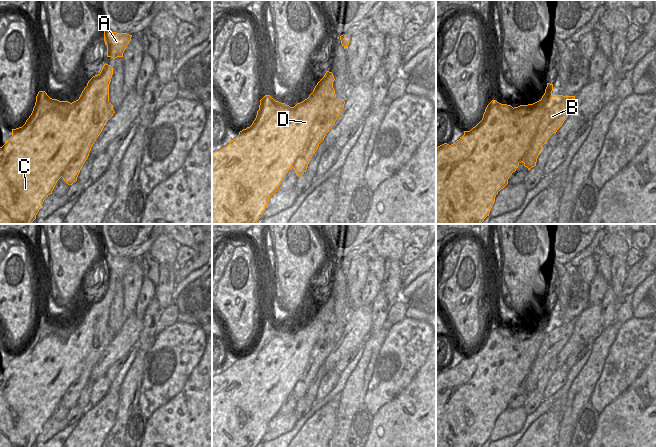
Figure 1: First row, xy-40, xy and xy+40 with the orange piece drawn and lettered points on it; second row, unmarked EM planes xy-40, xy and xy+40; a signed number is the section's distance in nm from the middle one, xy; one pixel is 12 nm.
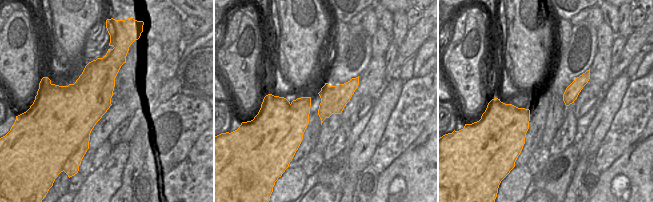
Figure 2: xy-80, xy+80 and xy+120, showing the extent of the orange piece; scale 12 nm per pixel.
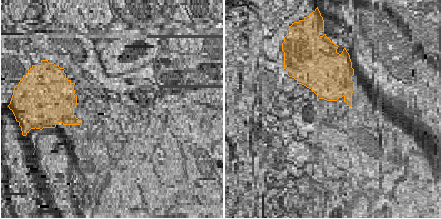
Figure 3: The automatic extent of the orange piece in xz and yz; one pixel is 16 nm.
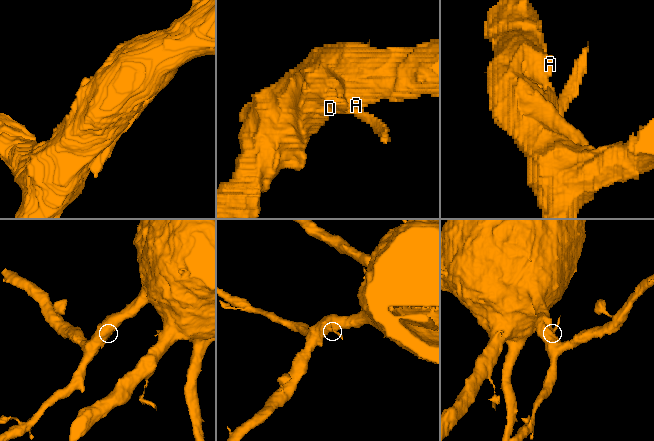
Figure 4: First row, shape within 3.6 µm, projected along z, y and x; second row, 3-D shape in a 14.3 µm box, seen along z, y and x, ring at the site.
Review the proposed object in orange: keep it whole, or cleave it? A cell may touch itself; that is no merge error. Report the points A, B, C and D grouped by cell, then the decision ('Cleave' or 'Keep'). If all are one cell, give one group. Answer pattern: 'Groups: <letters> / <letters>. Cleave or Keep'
Groups: A C D / B. Cleave

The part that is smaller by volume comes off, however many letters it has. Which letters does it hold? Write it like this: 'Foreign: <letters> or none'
Foreign: B

